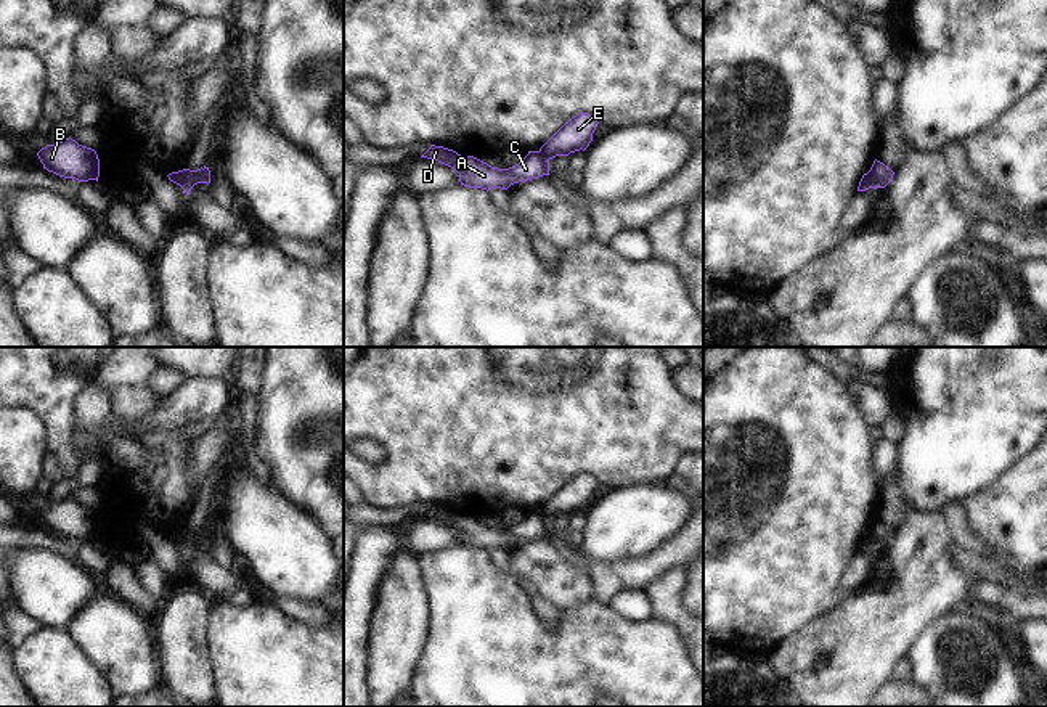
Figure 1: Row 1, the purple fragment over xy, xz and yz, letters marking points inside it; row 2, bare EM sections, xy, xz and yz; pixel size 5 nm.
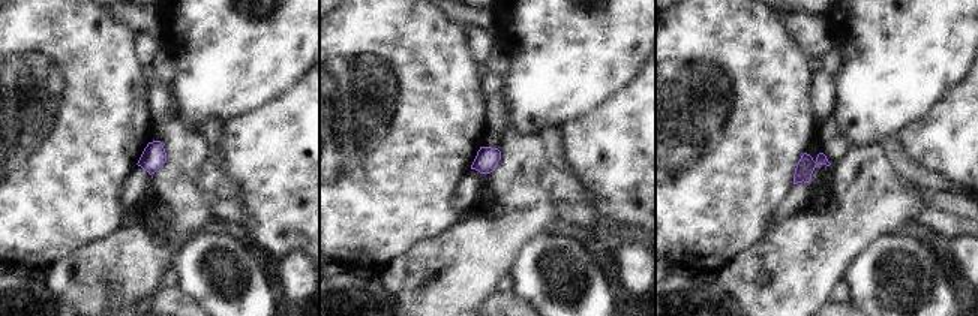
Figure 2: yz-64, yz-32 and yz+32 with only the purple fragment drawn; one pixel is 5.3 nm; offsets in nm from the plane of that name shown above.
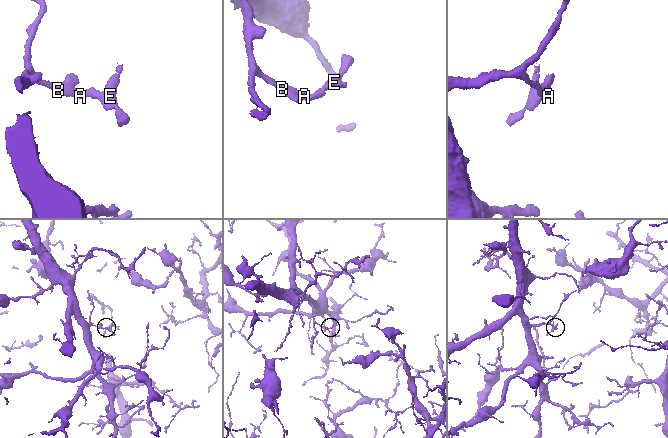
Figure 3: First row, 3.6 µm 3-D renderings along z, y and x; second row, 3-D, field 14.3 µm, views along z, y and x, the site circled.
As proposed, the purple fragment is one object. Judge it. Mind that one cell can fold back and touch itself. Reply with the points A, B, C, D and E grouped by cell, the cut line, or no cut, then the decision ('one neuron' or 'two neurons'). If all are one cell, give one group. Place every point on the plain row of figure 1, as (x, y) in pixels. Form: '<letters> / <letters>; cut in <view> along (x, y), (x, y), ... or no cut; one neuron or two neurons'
A B C D / E; cut in yz along (867, 532), (872, 547); two neurons

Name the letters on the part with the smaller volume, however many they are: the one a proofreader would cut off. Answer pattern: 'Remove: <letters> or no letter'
Remove: E

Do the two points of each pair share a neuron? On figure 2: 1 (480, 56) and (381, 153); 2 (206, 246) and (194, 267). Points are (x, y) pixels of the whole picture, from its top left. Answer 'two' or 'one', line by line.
1: two
2: one

